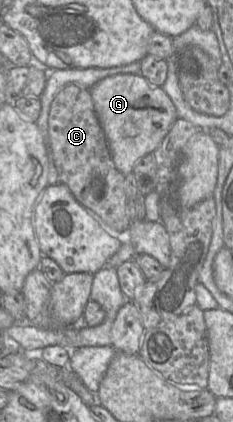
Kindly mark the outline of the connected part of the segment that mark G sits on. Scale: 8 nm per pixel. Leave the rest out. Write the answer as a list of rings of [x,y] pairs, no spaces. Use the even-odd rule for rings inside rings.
[[[141,74],[108,76],[89,91],[113,163],[123,175],[132,173],[141,157],[157,149],[178,118],[175,106],[164,89],[152,86]]]

